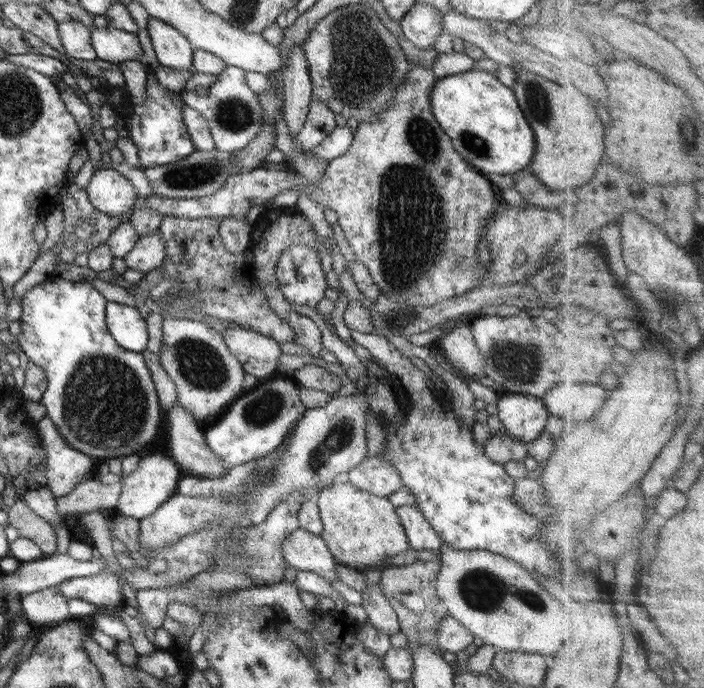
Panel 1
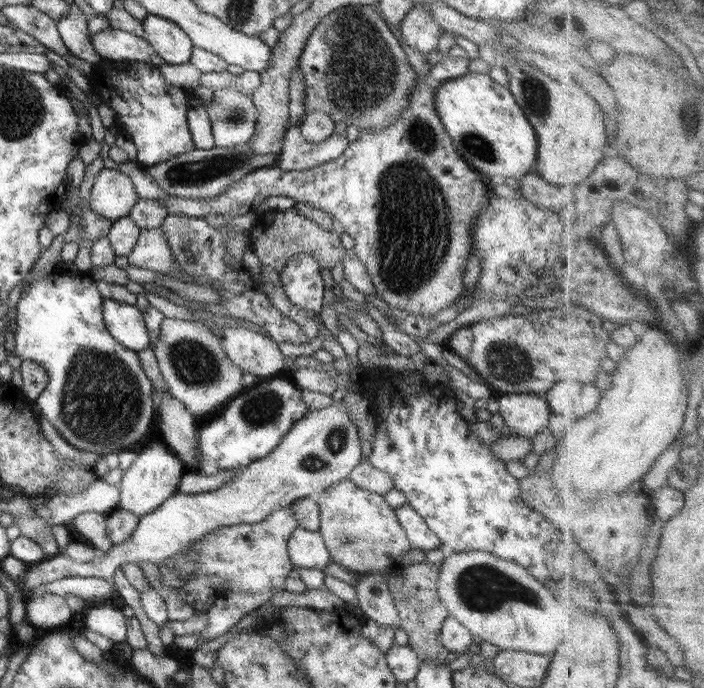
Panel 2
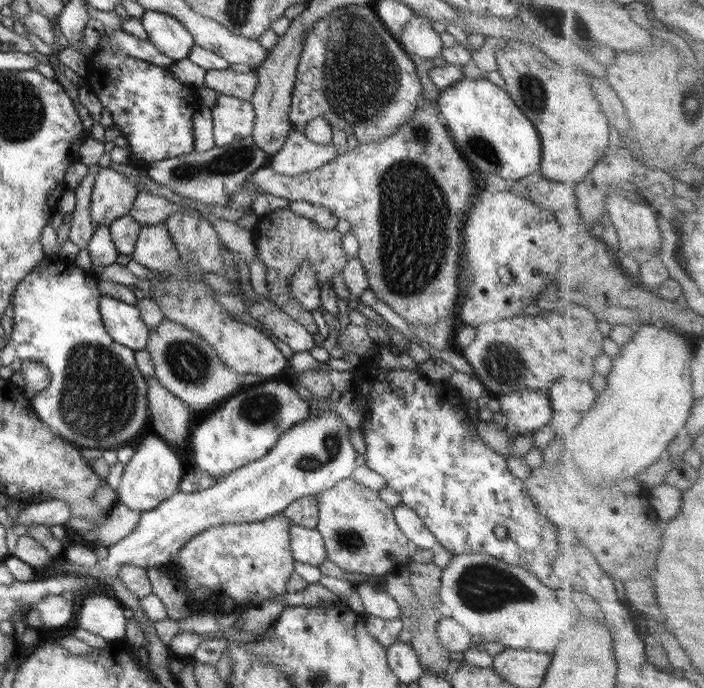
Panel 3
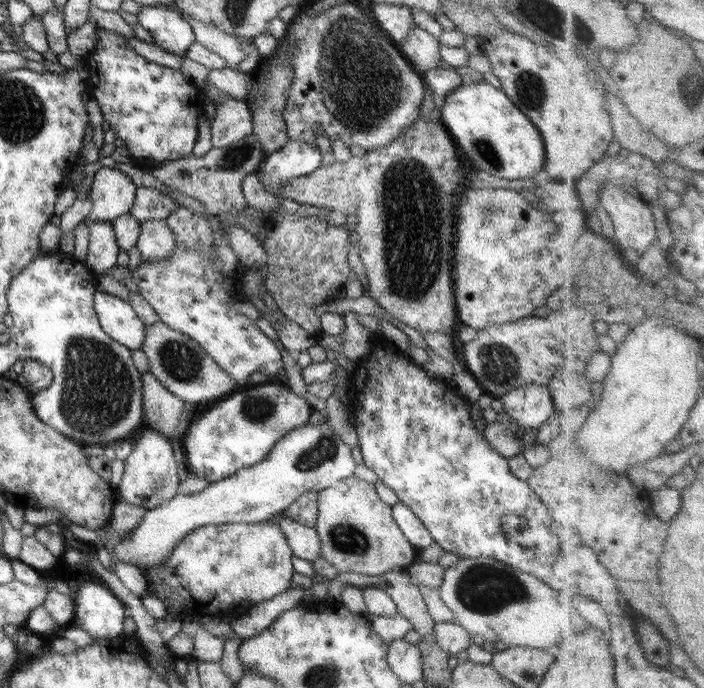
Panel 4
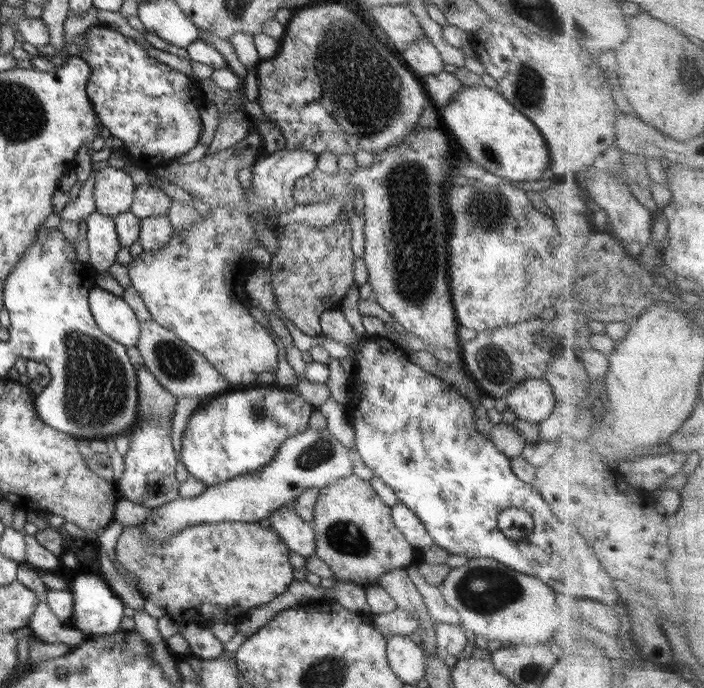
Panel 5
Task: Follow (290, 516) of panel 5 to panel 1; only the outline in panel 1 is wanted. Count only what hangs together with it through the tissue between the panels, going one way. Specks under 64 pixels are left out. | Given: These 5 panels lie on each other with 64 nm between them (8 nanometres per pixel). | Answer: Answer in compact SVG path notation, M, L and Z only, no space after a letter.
M299 528L284 537L284 541L280 543L280 550L288 565L298 570L316 572L330 584L338 582L338 561L334 559L321 535Z

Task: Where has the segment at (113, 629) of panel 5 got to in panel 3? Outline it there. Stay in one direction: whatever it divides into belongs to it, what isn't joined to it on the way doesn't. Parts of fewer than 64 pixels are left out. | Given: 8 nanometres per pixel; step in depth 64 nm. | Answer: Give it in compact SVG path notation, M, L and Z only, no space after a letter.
M110 592L84 594L79 605L76 624L80 628L115 644L125 640L125 608Z

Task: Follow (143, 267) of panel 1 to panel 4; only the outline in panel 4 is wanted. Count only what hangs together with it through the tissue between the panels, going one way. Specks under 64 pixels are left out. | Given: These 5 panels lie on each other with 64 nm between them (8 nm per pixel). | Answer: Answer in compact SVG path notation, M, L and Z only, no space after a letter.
M148 220L148 222L141 223L136 248L140 250L142 263L164 263L168 261L174 255L174 248L177 245L174 233L165 220Z

